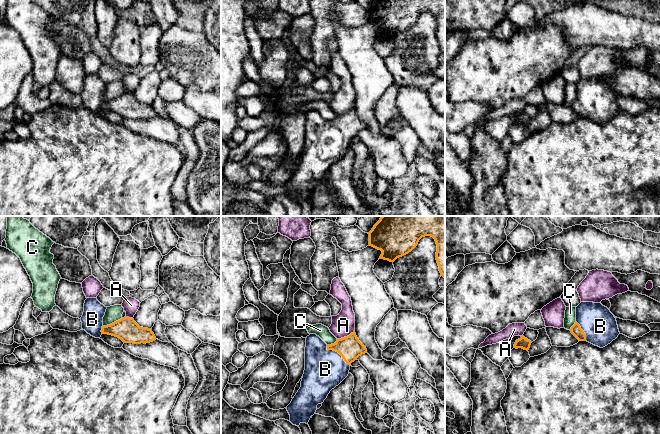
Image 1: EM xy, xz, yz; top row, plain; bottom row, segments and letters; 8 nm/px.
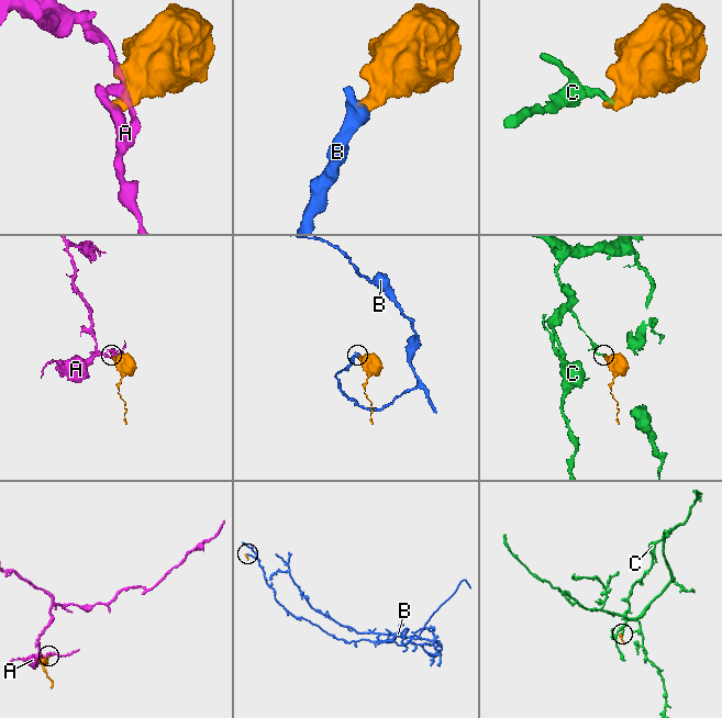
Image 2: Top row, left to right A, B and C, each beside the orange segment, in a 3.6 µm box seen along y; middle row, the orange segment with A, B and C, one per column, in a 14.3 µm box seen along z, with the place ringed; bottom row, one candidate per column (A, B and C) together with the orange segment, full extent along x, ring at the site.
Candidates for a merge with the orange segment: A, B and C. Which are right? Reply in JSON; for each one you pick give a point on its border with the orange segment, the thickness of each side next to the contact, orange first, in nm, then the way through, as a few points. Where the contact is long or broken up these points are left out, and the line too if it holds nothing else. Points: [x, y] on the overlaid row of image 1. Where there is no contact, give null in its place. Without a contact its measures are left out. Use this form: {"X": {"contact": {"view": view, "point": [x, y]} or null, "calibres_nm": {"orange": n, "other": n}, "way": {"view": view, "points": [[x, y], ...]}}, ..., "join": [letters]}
{"B": {"contact": {"view": "xz", "point": [337, 351]}, "calibres_nm": {"orange": 190, "other": 320}, "way": {"view": "xz", "points": [[350, 348], [345, 351], [337, 351], [337, 357], [325, 369]]}}, "join": ["B"]}

